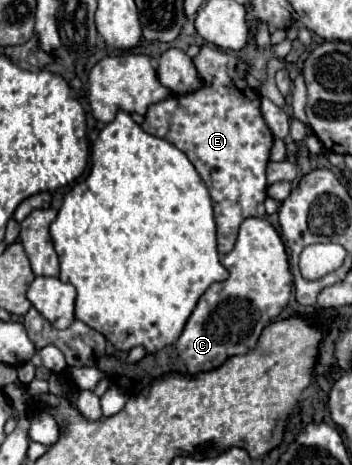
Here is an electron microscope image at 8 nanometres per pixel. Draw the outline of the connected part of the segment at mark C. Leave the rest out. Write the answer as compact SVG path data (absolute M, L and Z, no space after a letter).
M250 217L240 225L238 241L222 259L222 265L230 273L228 279L206 289L176 341L176 351L190 375L216 369L228 357L254 349L262 329L270 325L290 301L292 275L288 257L280 235L266 219Z

